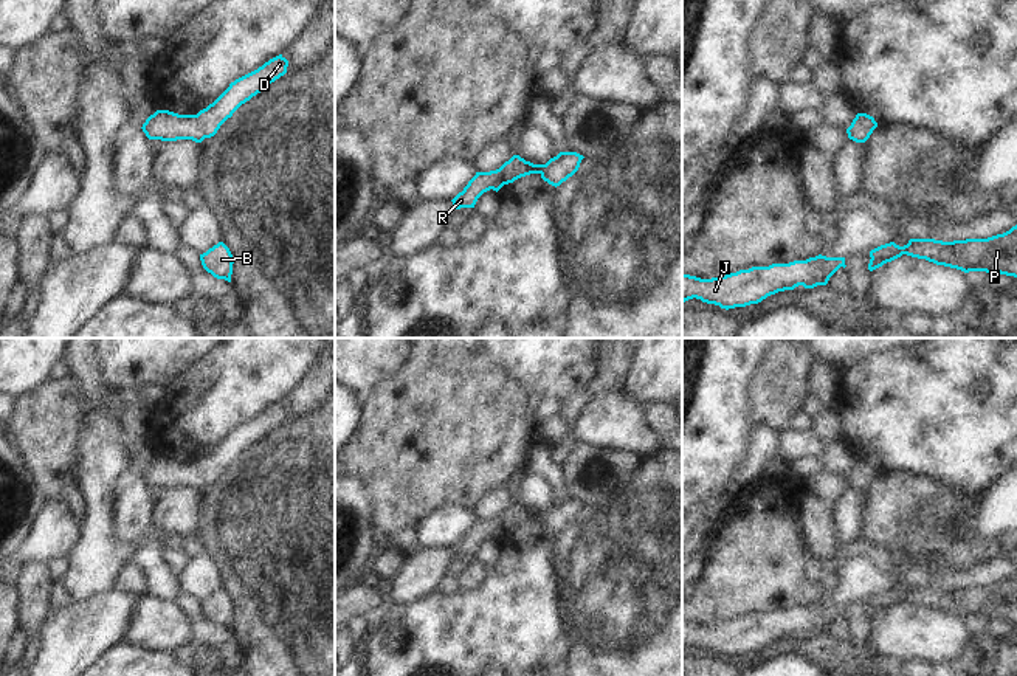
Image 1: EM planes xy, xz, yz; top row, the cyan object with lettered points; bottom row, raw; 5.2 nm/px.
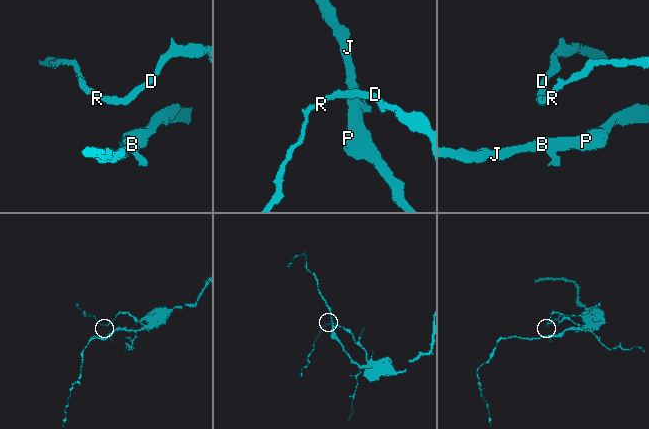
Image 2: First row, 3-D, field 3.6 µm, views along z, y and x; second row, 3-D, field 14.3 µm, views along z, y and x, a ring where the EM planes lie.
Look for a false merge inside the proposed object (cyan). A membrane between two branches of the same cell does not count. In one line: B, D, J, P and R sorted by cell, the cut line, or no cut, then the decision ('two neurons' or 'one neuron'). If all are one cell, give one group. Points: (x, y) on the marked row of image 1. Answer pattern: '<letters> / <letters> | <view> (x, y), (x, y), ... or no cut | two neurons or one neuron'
B D J P R | no cut | one neuron

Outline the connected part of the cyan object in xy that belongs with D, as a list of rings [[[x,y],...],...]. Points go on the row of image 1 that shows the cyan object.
[[[279,54],[257,70],[236,79],[206,109],[197,115],[178,115],[169,110],[157,110],[143,124],[149,140],[177,141],[192,140],[202,143],[217,133],[220,126],[253,96],[287,73],[288,60]]]

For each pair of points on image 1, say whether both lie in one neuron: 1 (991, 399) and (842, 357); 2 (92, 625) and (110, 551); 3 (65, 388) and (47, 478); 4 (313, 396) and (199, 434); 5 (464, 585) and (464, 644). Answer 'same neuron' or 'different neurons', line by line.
1: different neurons
2: different neurons
3: same neuron
4: different neurons
5: different neurons

